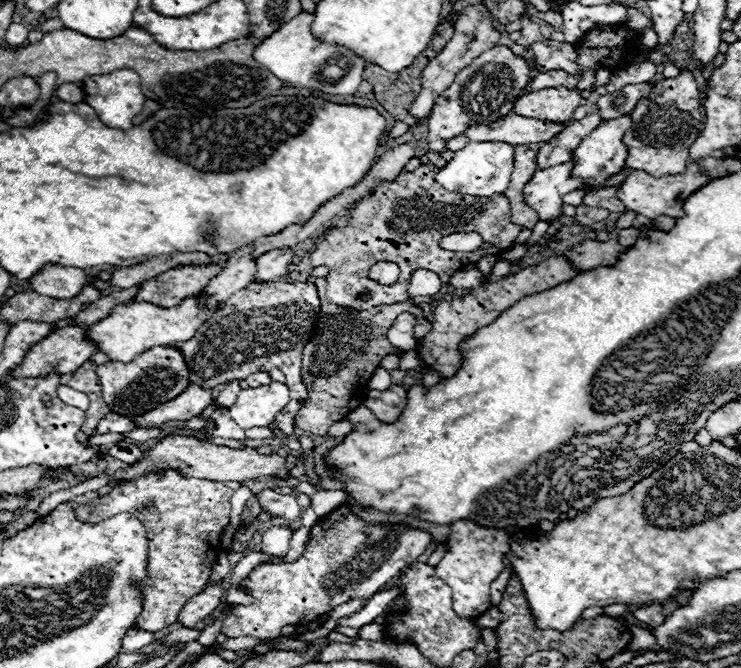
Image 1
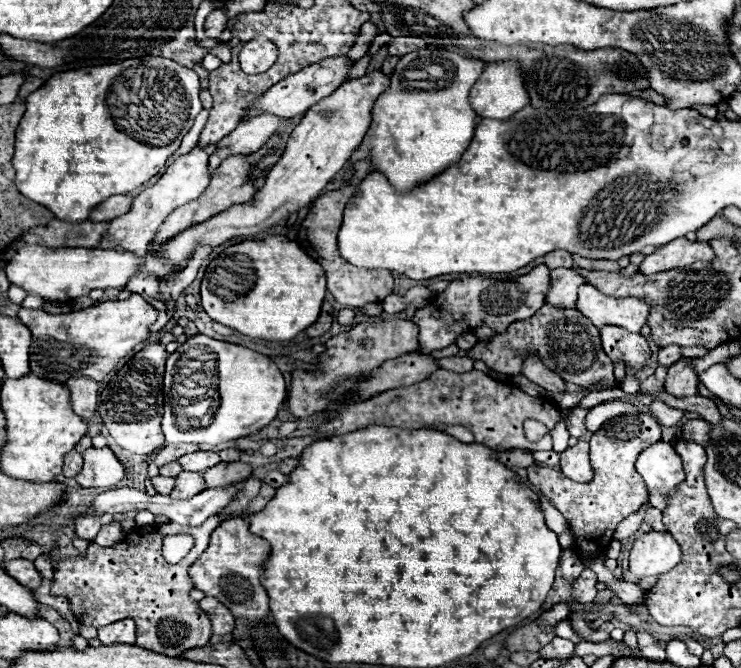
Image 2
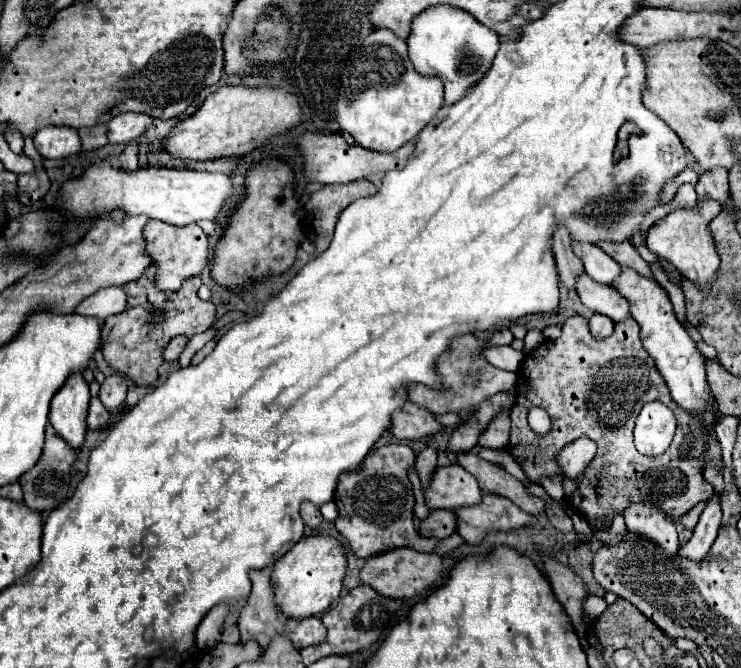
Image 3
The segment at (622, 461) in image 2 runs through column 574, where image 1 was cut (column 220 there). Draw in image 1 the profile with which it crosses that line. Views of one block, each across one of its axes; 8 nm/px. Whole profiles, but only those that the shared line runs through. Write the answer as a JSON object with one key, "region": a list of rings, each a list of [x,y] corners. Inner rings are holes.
{"region":[[[168,468],[118,484],[110,494],[76,506],[76,518],[82,522],[100,522],[114,514],[128,512],[136,516],[148,532],[148,578],[142,584],[146,606],[136,620],[136,628],[158,632],[174,624],[186,600],[206,588],[212,566],[222,552],[220,538],[230,524],[230,498],[240,486],[240,482],[190,478]]]}

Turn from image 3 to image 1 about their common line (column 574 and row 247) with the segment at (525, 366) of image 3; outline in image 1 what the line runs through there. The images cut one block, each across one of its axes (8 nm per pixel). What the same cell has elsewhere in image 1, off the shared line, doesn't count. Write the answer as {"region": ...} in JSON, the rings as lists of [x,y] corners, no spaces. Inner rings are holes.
{"region":[[[428,162],[428,164],[420,164],[414,172],[400,172],[396,176],[394,182],[380,182],[366,198],[362,198],[356,208],[350,212],[350,224],[344,228],[332,228],[324,240],[316,246],[316,250],[310,254],[310,264],[316,266],[328,266],[330,274],[328,274],[328,300],[332,304],[338,306],[346,306],[346,308],[356,308],[356,310],[368,310],[370,306],[380,306],[380,304],[398,304],[408,300],[408,286],[410,286],[410,278],[412,272],[416,268],[426,268],[432,270],[434,274],[438,274],[442,288],[438,294],[434,296],[416,296],[414,302],[432,302],[432,300],[440,300],[446,292],[448,292],[448,282],[452,272],[458,270],[458,262],[462,266],[466,264],[476,264],[482,256],[486,254],[502,254],[504,250],[512,248],[516,242],[516,236],[520,234],[522,226],[512,222],[510,216],[510,202],[504,194],[500,196],[490,196],[490,198],[478,198],[478,196],[464,196],[464,194],[456,194],[456,192],[448,192],[444,190],[440,184],[436,184],[434,176],[436,176],[438,168]],[[454,232],[478,232],[482,236],[482,246],[474,252],[446,252],[438,246],[438,240],[442,236],[454,234]],[[380,260],[390,260],[396,262],[402,270],[398,282],[394,286],[380,286],[374,280],[368,278],[368,268]]]}

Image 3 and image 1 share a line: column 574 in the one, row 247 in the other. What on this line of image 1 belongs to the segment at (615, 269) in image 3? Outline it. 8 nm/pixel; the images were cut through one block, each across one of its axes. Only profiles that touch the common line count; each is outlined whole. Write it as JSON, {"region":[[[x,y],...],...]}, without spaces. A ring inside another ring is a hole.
{"region":[[[246,244],[230,254],[230,260],[222,266],[222,272],[208,282],[208,288],[204,292],[200,292],[202,296],[206,296],[202,300],[206,306],[212,308],[216,304],[224,304],[234,292],[254,282],[256,258],[252,258],[252,250],[254,246]]]}

